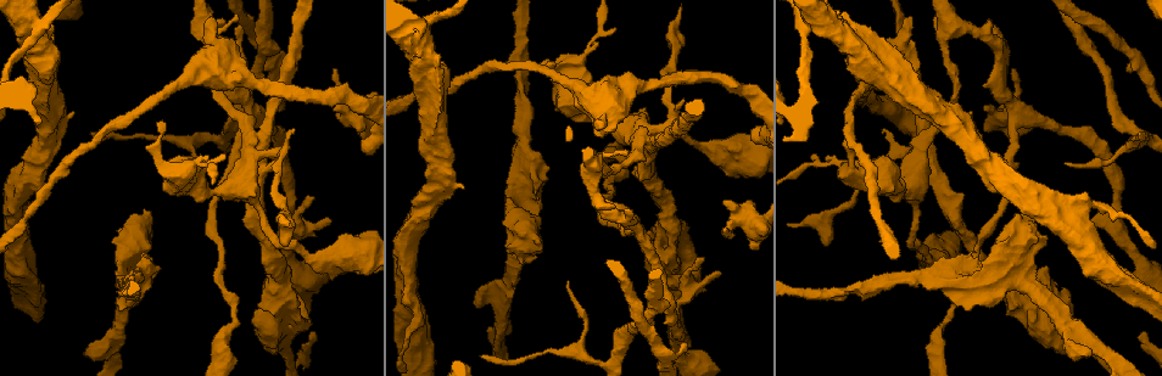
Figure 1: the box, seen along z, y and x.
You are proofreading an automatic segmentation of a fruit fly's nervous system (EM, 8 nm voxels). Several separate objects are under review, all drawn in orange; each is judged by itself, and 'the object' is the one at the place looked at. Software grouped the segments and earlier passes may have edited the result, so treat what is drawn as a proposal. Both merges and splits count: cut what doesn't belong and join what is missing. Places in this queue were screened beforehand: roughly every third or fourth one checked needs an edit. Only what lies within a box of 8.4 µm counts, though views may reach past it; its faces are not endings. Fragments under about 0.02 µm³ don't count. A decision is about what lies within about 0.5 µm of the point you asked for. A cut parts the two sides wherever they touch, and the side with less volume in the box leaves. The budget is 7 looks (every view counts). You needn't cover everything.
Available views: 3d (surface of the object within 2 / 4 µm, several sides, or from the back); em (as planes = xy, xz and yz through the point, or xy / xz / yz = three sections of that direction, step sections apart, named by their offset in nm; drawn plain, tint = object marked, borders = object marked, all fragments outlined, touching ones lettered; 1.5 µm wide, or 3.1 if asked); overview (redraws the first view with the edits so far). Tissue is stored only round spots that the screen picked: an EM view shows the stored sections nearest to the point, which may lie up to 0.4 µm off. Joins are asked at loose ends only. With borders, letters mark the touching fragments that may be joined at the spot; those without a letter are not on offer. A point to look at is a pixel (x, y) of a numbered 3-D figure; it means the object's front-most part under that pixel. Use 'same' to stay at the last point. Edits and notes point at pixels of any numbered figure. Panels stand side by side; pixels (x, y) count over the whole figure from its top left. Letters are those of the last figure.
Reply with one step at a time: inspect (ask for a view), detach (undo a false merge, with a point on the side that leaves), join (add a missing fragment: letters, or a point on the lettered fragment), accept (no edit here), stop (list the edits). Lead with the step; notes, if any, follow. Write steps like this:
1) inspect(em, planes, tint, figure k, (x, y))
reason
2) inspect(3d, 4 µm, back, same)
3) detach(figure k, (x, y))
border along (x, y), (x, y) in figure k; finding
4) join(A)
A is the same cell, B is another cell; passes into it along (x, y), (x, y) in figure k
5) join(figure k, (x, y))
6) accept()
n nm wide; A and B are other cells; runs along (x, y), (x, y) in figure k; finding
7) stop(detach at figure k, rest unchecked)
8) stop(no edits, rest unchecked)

inspect(3d, 2 µm, figure 1, (197, 161))
sudden change in width

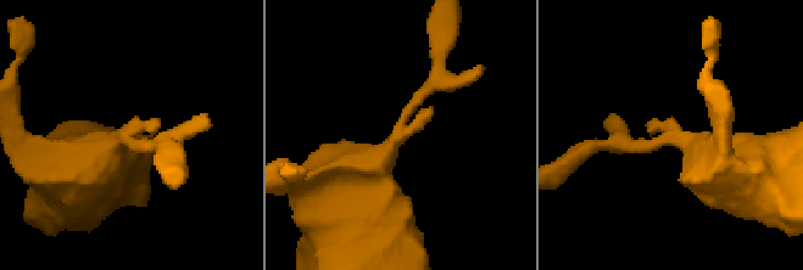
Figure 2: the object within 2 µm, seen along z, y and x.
inspect(em, yz, step 4, tint, figure 2, (678, 137))
need the tissue

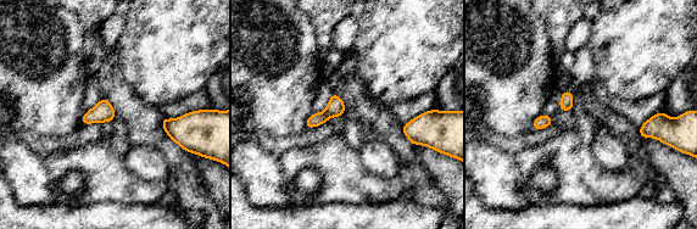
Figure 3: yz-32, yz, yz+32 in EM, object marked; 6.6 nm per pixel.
inspect(em, planes, borders, same)
cut it another way

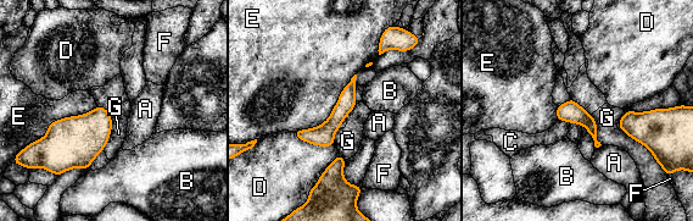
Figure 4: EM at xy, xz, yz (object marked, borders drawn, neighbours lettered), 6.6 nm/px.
accept()
E touches over 550 nm; A, B, C, D, E, F and G are other cells; runs along (352, 83), (319, 134), (299, 133) in figure 4; continuous, no second neuron

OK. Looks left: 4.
inspect(3d, 4 µm, back, figure 1, (289, 243))
tapers out

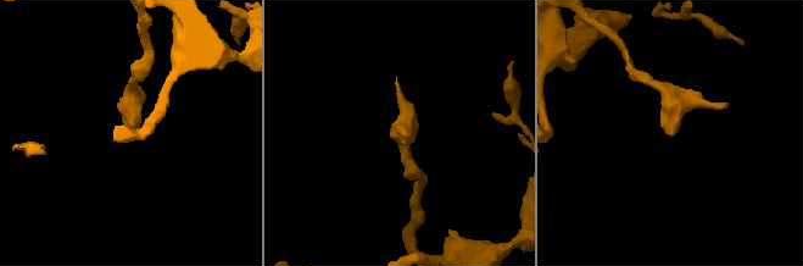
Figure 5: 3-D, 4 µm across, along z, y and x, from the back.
inspect(em, xy, step 4, borders, figure 5, (671, 134))
shape alone is not enough

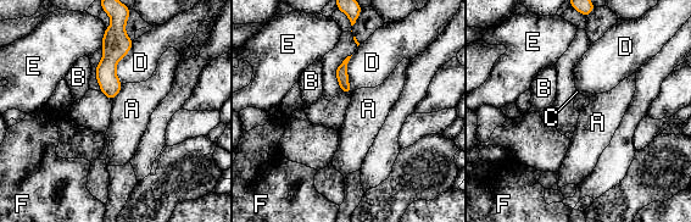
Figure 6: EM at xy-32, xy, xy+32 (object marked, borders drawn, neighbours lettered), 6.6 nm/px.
inspect(em, planes, borders, same)
another direction

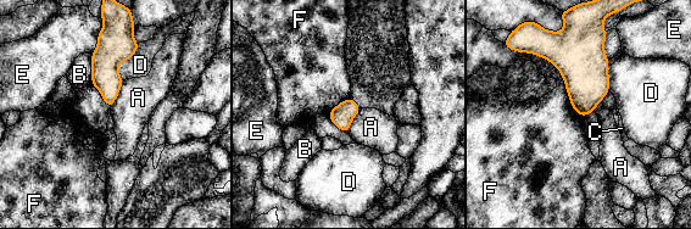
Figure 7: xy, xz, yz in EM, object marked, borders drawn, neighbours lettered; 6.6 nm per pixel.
accept()
A, B, C, D, E and F are other cells; border along (123, 81), (120, 93), (110, 107) in figure 7; no lettered fragment goes on from it

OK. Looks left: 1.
inspect(em, xy, step 8, borders, figure 1, (810, 21))
small branch off a trunk

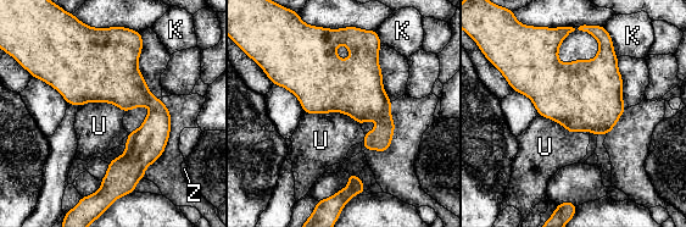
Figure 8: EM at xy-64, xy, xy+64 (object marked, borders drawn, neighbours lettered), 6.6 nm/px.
detach(figure 8, (380, 138))
U touches over 380 nm; K, U and Z are other cells; a second neuron is stuck on

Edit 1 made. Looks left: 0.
stop(detach at figure 8, rest unchecked)

